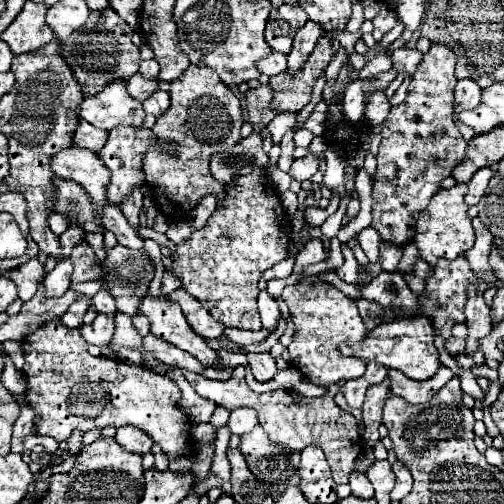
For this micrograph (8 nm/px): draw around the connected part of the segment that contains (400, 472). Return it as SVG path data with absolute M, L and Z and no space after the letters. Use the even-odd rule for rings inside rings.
M396 460L392 464L392 470L396 474L396 486L390 496L392 496L392 500L402 500L412 490L412 474L400 460Z

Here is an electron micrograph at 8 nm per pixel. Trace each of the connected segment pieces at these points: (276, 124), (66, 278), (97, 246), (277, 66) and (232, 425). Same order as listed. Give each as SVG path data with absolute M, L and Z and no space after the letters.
M286 112L286 114L276 114L274 120L266 126L268 132L272 134L272 142L274 142L274 144L280 144L282 136L296 124L296 116L298 116L298 114L290 114L290 112Z
M64 258L62 262L56 264L56 268L52 272L46 274L44 278L44 288L48 292L48 296L62 296L68 286L70 286L70 274L72 274L72 262L68 258Z
M87 233L86 241L92 248L94 248L94 252L96 252L96 256L98 256L98 260L100 260L100 262L104 262L104 260L106 260L103 240L104 237L101 233Z
M272 50L270 56L258 60L258 70L262 74L266 74L266 76L276 76L276 74L280 74L280 72L286 70L286 56Z
M236 408L230 412L230 420L228 420L228 428L232 434L246 434L250 432L254 426L258 424L258 418L256 418L256 410L250 410L250 408Z

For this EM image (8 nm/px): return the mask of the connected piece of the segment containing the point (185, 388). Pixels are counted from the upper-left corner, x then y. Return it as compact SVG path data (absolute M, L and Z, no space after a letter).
M174 368L168 376L170 376L170 378L178 384L178 388L182 390L180 406L182 406L182 410L186 410L186 414L190 416L190 420L192 420L194 424L210 422L210 416L212 416L216 404L210 402L210 400L202 400L202 398L192 390L192 386L188 384L188 380L184 378L184 374L182 374L180 368Z

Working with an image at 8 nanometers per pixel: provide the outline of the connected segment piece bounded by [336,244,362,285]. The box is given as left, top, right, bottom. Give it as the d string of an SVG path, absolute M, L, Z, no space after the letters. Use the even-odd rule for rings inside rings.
M341 244L341 251L344 257L344 263L336 270L336 274L346 283L357 285L358 276L362 272L361 267L355 259L353 251L347 244Z

